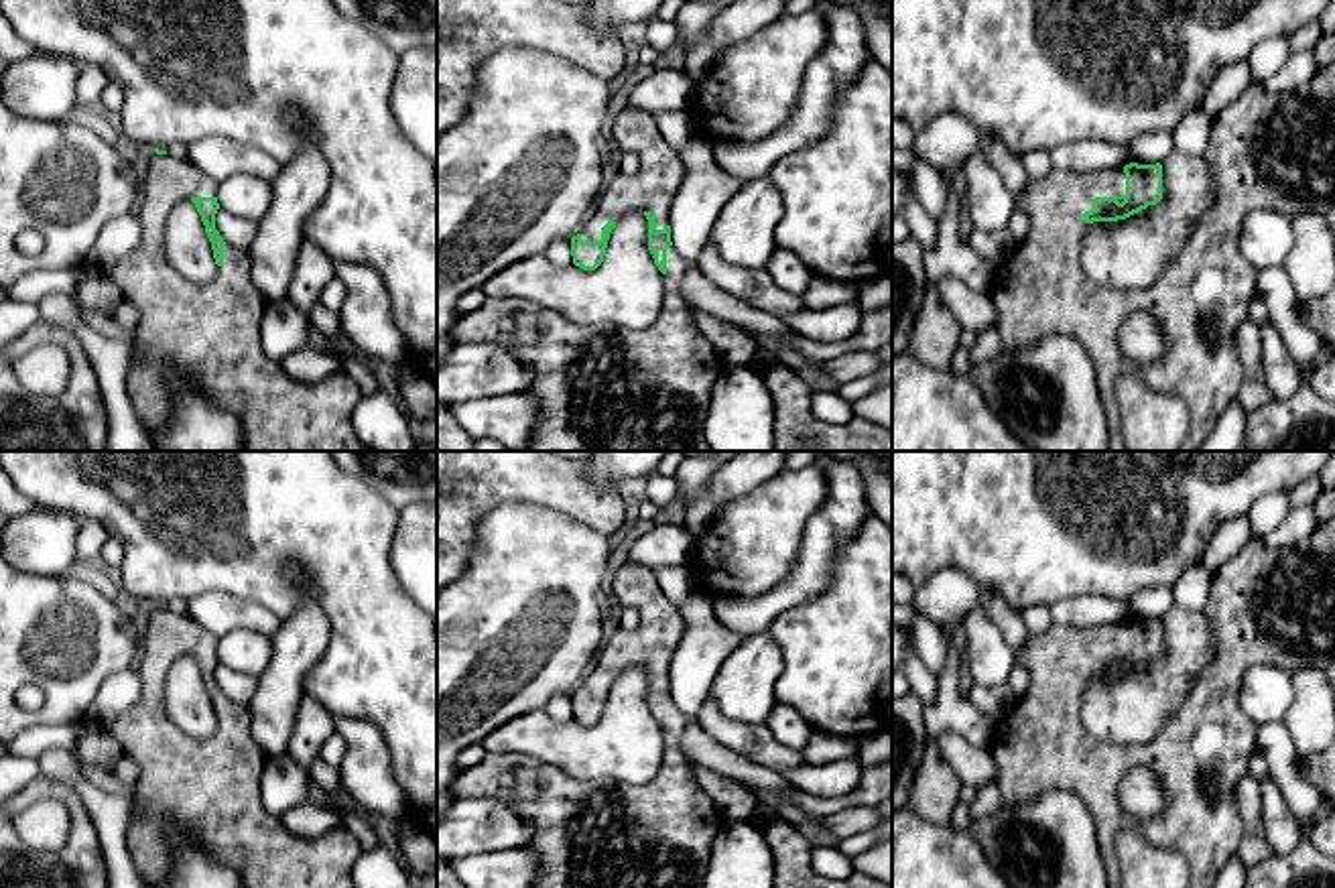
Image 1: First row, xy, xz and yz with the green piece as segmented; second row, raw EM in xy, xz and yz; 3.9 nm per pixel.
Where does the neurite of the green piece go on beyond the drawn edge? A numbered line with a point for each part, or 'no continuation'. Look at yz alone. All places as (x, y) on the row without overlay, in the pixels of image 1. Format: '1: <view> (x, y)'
1: yz (1266, 606)

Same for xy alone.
1: xy (210, 787)

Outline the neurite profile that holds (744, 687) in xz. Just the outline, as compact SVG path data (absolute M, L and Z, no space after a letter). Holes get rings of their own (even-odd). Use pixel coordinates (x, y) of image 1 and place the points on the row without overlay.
M768 632L746 636L721 662L709 699L734 723L764 725L776 705L774 683L782 669L782 652Z

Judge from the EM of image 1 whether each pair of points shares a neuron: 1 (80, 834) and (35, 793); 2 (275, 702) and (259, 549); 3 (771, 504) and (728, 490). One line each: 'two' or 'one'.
1: one
2: two
3: two

